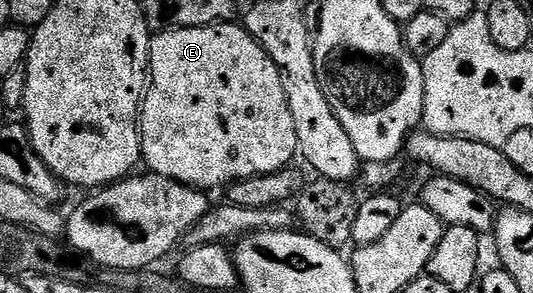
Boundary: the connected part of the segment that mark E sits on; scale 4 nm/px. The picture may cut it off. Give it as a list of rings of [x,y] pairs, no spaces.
[[[221,21],[218,23],[212,23],[208,27],[174,27],[171,29],[161,30],[159,33],[151,36],[148,44],[148,73],[150,76],[150,82],[147,84],[144,98],[140,104],[140,118],[138,120],[138,126],[140,128],[140,153],[142,156],[142,163],[151,174],[161,175],[166,177],[170,181],[178,181],[182,185],[187,187],[194,187],[198,191],[205,193],[212,193],[215,187],[220,189],[227,188],[229,183],[238,183],[241,179],[249,179],[255,175],[272,175],[275,171],[283,171],[285,167],[289,166],[293,162],[292,158],[297,158],[298,148],[296,145],[296,134],[294,133],[294,117],[290,117],[290,105],[286,105],[286,93],[282,89],[282,77],[278,73],[278,69],[274,65],[274,61],[270,61],[270,57],[266,52],[260,48],[258,41],[254,41],[254,37],[249,31],[245,31],[243,26],[236,21]]]

